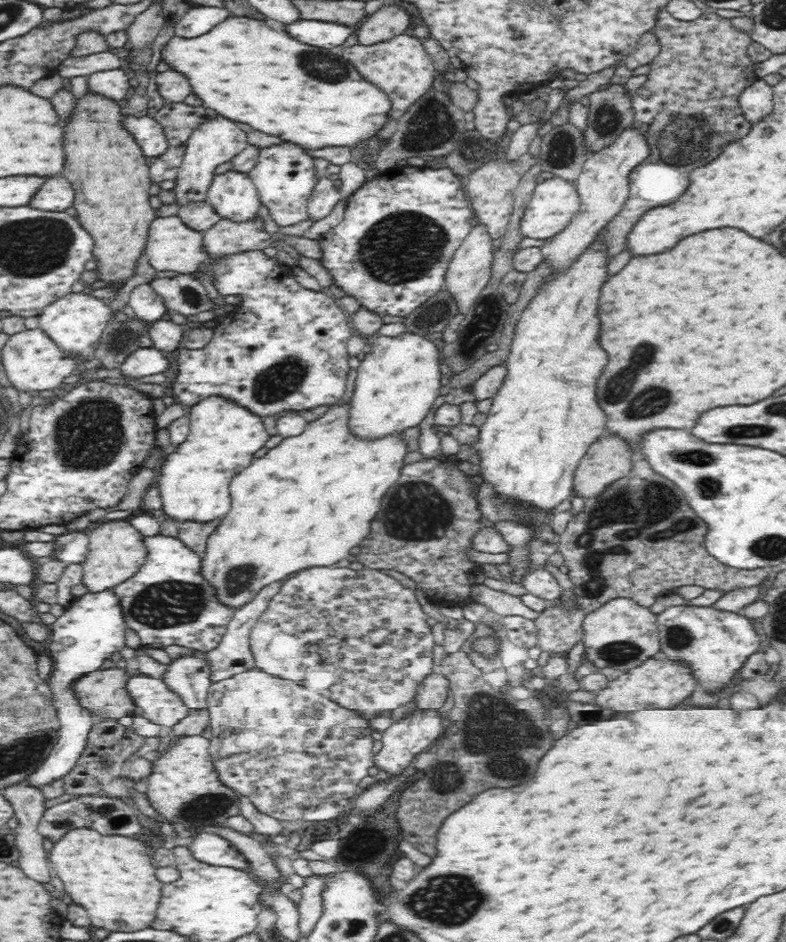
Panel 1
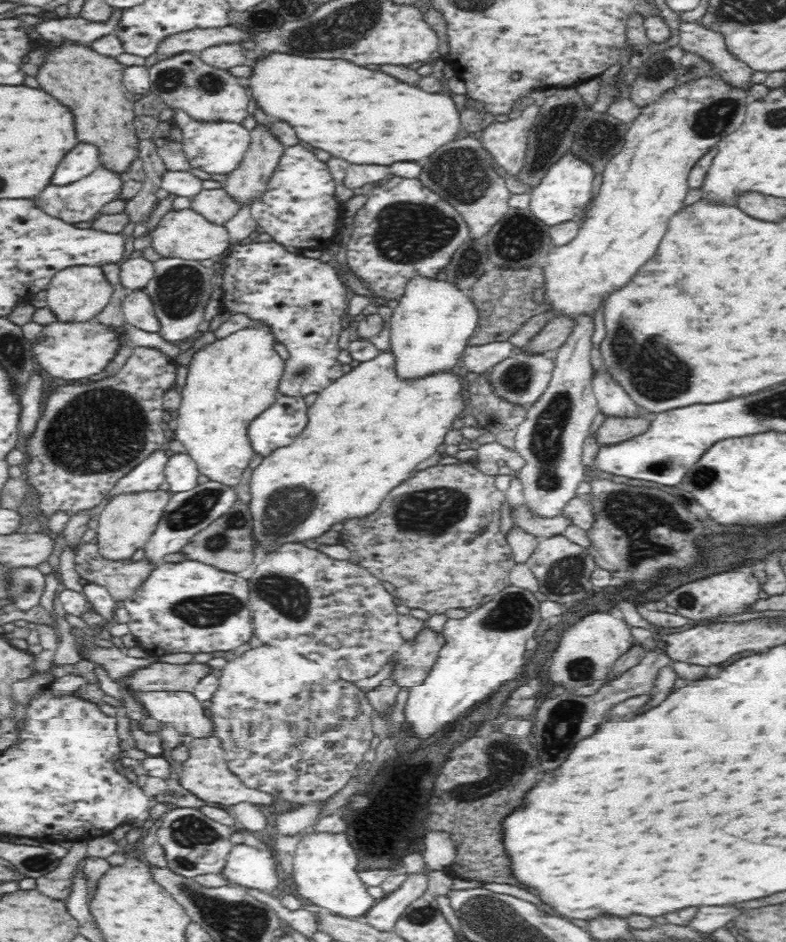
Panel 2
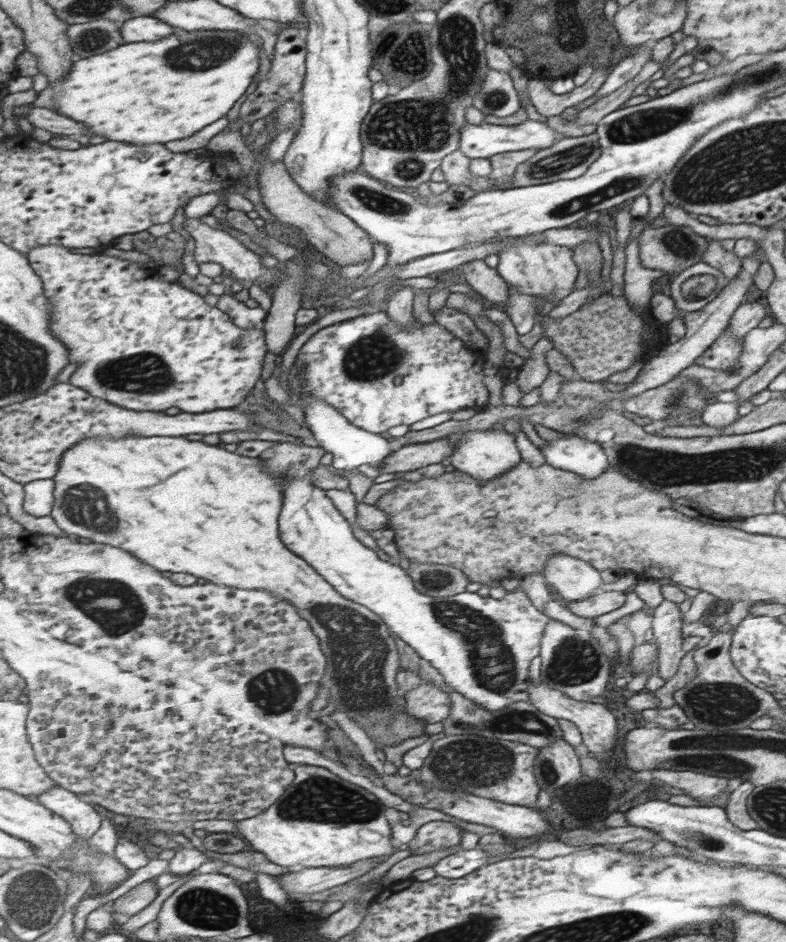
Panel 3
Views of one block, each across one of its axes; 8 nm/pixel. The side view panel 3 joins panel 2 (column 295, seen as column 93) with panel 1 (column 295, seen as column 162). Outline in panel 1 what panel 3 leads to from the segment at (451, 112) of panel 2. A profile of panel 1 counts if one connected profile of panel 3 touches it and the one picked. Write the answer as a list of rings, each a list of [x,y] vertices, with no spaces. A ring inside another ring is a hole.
[[[228,18],[204,36],[190,40],[174,38],[164,48],[163,54],[164,60],[170,62],[172,68],[190,78],[194,92],[206,102],[206,106],[210,106],[218,114],[250,124],[260,132],[280,136],[282,140],[294,140],[294,144],[300,144],[310,151],[330,146],[360,148],[362,144],[378,138],[382,128],[390,120],[392,100],[388,93],[365,76],[360,76],[358,69],[350,61],[344,60],[336,47],[324,50],[300,44],[286,32],[266,26],[262,20]]]

